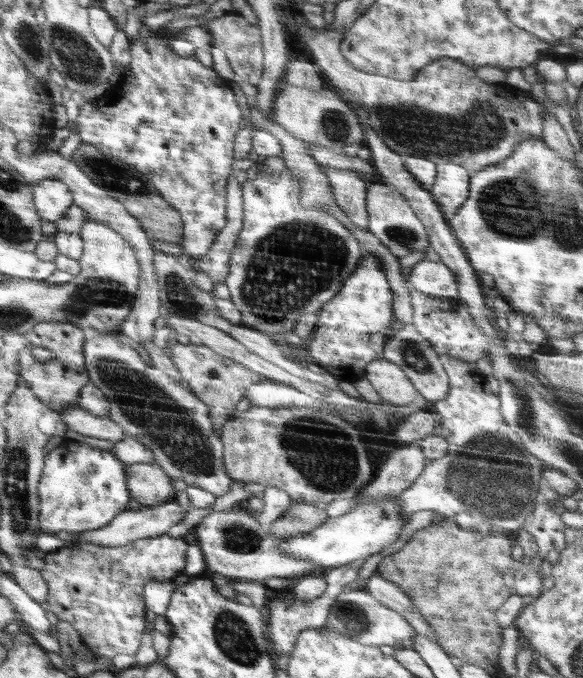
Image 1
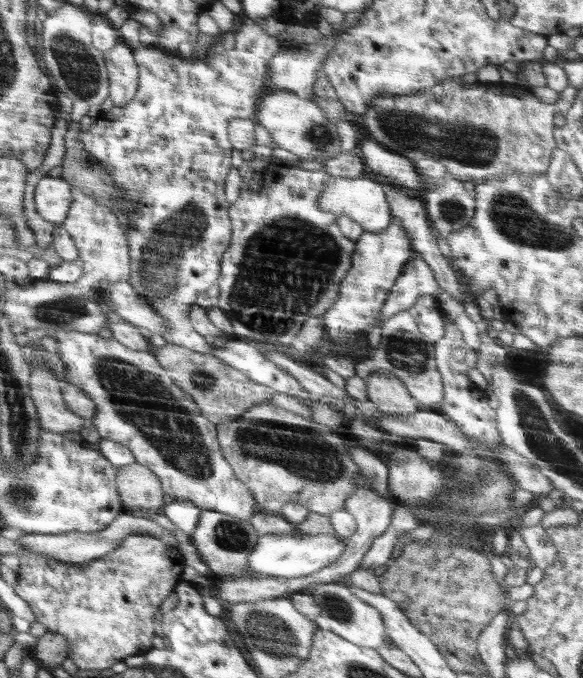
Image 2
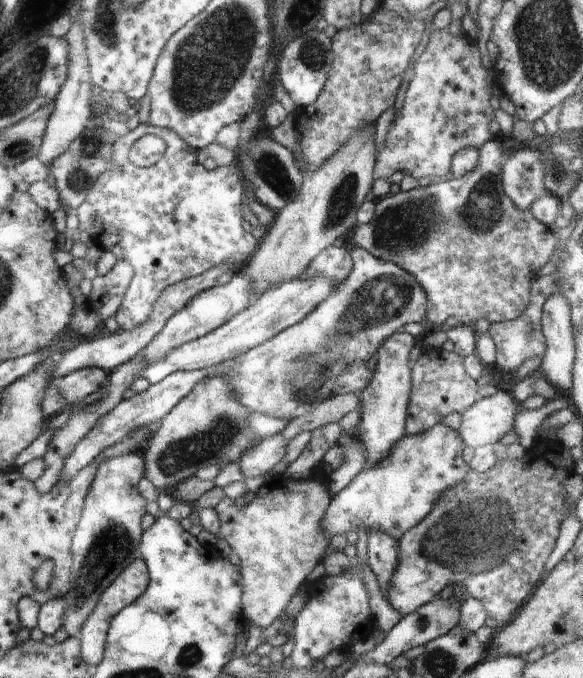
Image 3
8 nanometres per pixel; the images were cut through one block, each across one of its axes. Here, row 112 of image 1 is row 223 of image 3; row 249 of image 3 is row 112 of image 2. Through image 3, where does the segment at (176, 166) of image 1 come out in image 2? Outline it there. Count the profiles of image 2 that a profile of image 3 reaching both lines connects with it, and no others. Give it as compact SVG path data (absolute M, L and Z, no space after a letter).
M248 16L241 17L242 24L236 34L236 45L232 50L226 51L223 55L210 55L208 60L203 58L189 58L184 59L183 57L172 56L162 51L160 48L155 46L145 46L138 45L138 48L133 50L133 58L139 69L139 86L134 96L133 100L130 100L125 106L121 108L114 107L112 110L106 113L101 113L100 117L88 124L84 124L81 128L81 141L84 149L89 153L92 153L93 157L108 170L108 173L114 179L114 183L118 187L122 187L124 191L124 196L116 202L116 207L121 209L129 218L129 229L128 229L128 249L130 249L130 278L128 278L128 283L134 287L136 293L141 294L146 301L157 311L157 314L162 315L166 321L168 321L168 330L162 332L162 336L165 338L166 342L175 345L180 345L186 347L190 350L195 350L196 352L210 354L218 357L220 361L238 369L240 372L246 374L254 382L258 384L266 384L270 386L272 390L276 392L284 392L288 396L294 396L306 400L306 398L311 395L307 390L304 390L300 384L296 384L296 378L290 378L288 372L276 368L274 364L270 364L266 358L260 358L260 354L248 346L242 338L236 338L235 340L230 339L230 341L224 347L216 347L214 344L206 342L206 338L202 334L198 334L190 324L190 318L188 318L190 306L196 304L196 298L201 292L206 292L210 286L216 284L219 274L220 274L220 259L224 254L224 251L229 247L232 226L230 222L230 217L228 216L228 208L230 203L226 200L224 194L224 180L227 179L228 172L231 170L231 156L232 154L232 143L228 136L228 122L232 118L242 118L242 119L253 119L258 103L262 100L262 97L267 93L267 83L266 77L269 72L269 61L283 49L283 45L279 43L276 37L269 36L262 31L259 24L254 22Z

